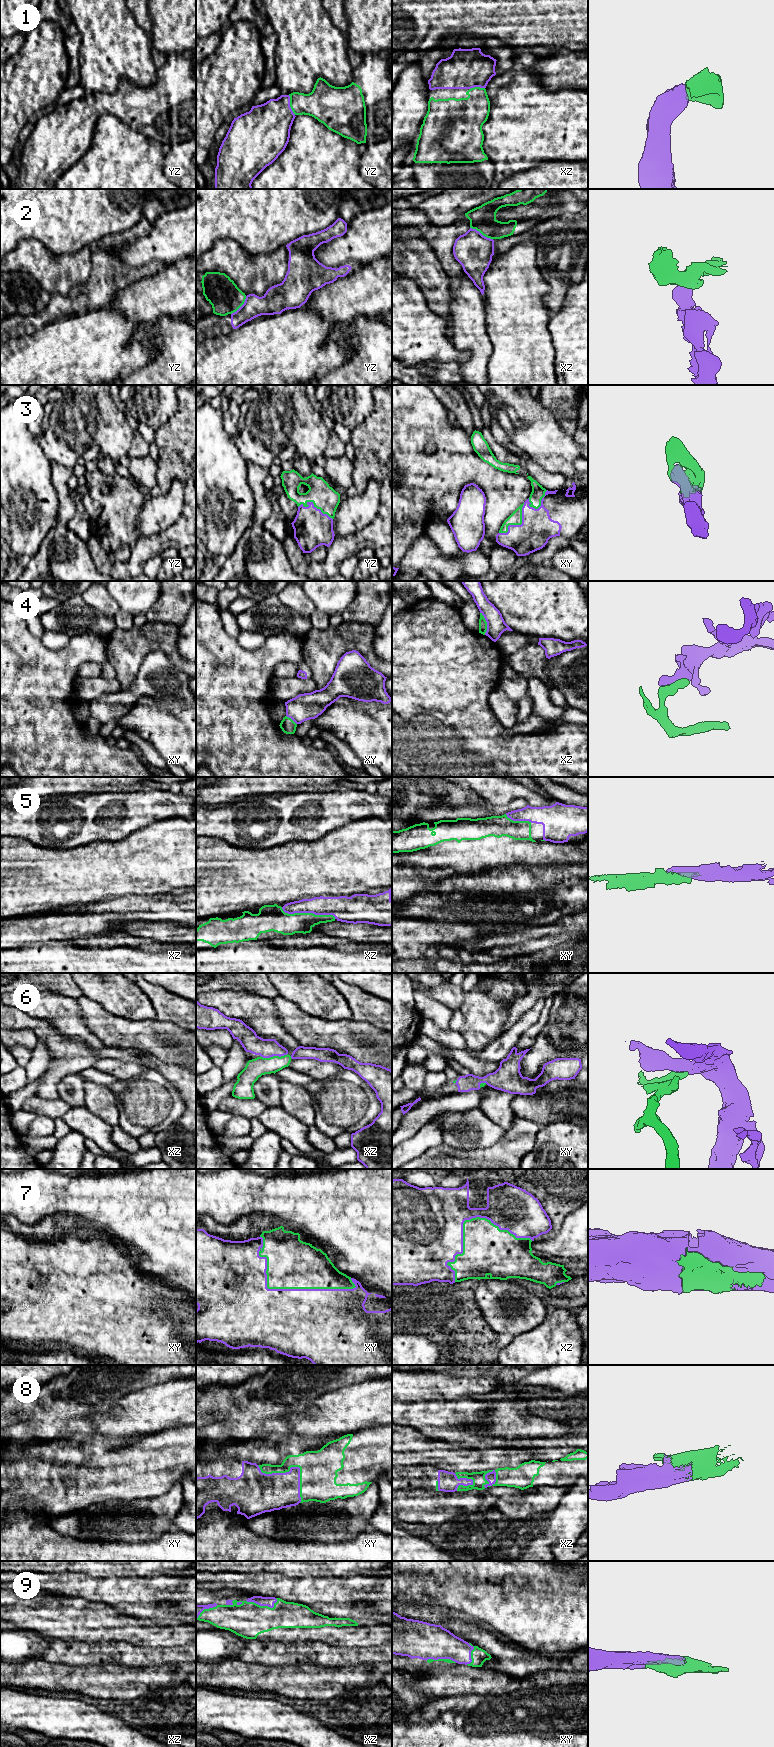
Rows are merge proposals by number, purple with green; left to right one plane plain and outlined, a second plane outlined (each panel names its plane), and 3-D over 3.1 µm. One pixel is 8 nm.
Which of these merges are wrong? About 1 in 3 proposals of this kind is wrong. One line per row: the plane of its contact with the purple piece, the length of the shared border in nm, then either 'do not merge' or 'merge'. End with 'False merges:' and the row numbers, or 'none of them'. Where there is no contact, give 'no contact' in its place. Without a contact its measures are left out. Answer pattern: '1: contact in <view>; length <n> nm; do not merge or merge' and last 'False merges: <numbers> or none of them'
1: contact in yz; length 170 nm; merge
2: contact in xz; length 200 nm; do not merge
3: contact in xy; length 320 nm; merge
4: contact in xz; length 190 nm; do not merge
5: contact in xz; length 440 nm; merge
6: contact in xz; length 220 nm; merge
7: contact in xy; length 850 nm; merge
8: contact in xy; length 460 nm; merge
9: contact in xz; length 260 nm; merge
False merges: 2, 4

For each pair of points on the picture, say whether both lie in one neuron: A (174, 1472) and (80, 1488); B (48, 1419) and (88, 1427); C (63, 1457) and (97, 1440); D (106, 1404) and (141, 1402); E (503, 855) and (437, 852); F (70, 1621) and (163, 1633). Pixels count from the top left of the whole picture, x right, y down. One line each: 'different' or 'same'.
A: same
B: same
C: same
D: different
E: same
F: same

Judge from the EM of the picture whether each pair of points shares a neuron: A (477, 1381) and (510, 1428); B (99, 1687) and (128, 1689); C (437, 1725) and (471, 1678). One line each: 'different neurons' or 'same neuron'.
A: different neurons
B: same neuron
C: different neurons

